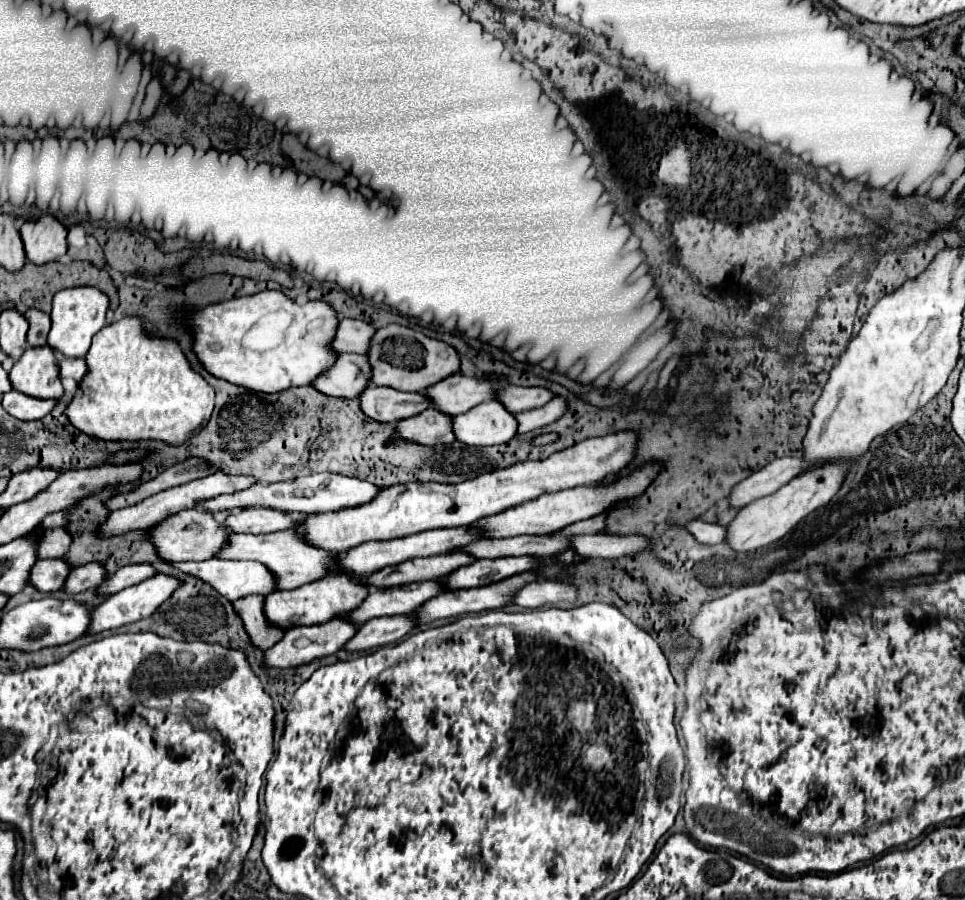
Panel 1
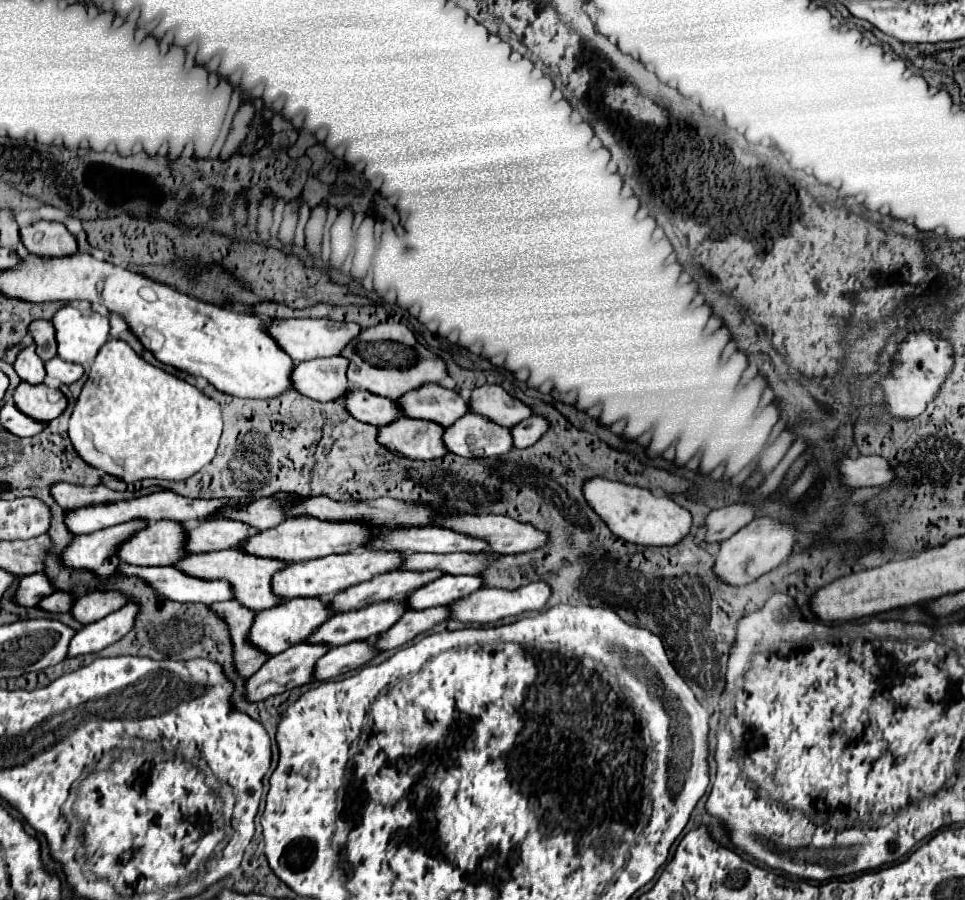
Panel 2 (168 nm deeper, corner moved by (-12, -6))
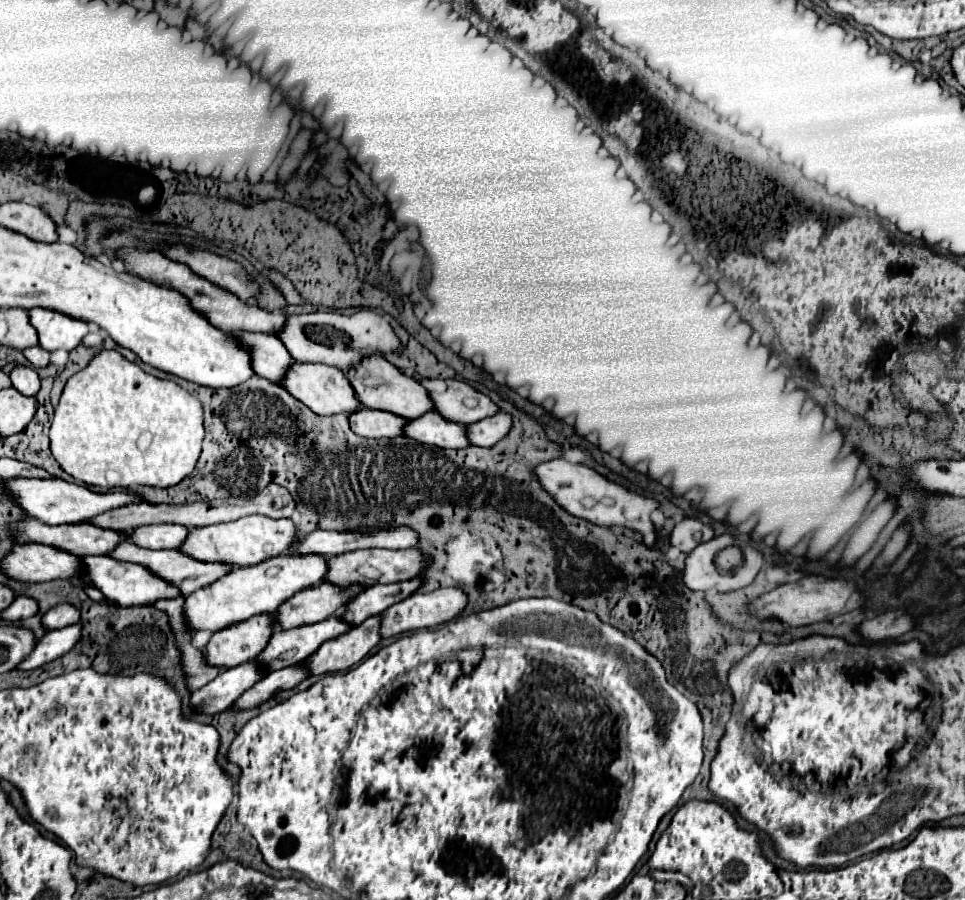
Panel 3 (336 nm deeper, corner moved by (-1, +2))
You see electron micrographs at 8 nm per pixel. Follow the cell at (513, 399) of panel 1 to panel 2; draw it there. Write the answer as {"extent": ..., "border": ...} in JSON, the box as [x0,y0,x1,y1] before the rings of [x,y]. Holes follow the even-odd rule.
{"extent":[469,385,533,427],"border":[[[483,385],[475,389],[469,399],[469,405],[471,413],[489,417],[491,421],[503,427],[513,427],[533,415],[531,407],[527,407],[517,397],[511,397],[501,385]]]}

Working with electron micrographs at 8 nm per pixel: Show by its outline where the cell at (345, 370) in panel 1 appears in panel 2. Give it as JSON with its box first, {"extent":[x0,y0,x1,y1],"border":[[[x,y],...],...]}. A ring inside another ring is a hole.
{"extent":[293,357,349,401],"border":[[[327,357],[295,363],[293,369],[293,387],[315,401],[341,401],[349,393],[347,381],[349,359],[345,357]]]}

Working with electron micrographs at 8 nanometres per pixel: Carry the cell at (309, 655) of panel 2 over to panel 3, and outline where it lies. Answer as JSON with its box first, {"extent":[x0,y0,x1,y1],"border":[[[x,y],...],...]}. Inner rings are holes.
{"extent":[190,661,266,715],"border":[[[248,661],[236,667],[222,671],[214,681],[204,685],[202,689],[190,695],[190,707],[206,713],[216,715],[226,711],[248,687],[258,683],[266,673],[260,669],[256,661]]]}

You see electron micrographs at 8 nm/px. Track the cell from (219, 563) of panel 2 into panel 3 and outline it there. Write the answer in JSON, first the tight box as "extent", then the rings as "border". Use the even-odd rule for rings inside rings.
{"extent":[108,543,236,597],"border":[[[130,543],[130,545],[118,545],[118,549],[114,549],[114,553],[108,553],[108,557],[114,557],[114,559],[118,559],[118,561],[128,561],[128,563],[136,563],[136,565],[142,565],[142,567],[150,569],[150,573],[154,573],[154,575],[162,577],[164,581],[172,583],[174,587],[178,587],[178,591],[182,593],[182,597],[190,595],[190,593],[192,593],[194,589],[202,589],[202,587],[206,587],[206,585],[214,583],[214,581],[216,581],[218,577],[222,577],[222,575],[230,573],[232,569],[236,569],[236,567],[232,567],[232,565],[226,565],[226,563],[200,563],[200,561],[196,561],[196,559],[192,559],[192,557],[184,555],[184,553],[178,553],[176,549],[152,551],[152,549],[142,549],[142,547],[138,547],[138,545],[132,545],[132,543]]]}

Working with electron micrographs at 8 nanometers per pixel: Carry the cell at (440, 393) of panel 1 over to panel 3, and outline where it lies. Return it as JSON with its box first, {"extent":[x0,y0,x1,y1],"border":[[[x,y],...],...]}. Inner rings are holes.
{"extent":[348,355,432,419],"border":[[[366,355],[358,365],[352,365],[348,369],[348,381],[358,401],[362,401],[362,405],[368,409],[388,411],[404,419],[414,419],[420,417],[422,413],[432,411],[432,401],[428,397],[428,391],[416,379],[404,375],[398,367],[394,367],[380,355]]]}

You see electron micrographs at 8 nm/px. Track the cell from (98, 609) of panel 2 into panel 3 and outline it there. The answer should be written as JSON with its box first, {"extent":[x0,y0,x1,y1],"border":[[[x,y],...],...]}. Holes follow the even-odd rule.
{"extent":[42,603,80,631],"border":[[[62,603],[56,605],[52,609],[48,609],[42,615],[42,627],[44,631],[54,631],[54,629],[62,629],[68,625],[74,625],[80,621],[80,611],[74,609],[70,603]]]}

